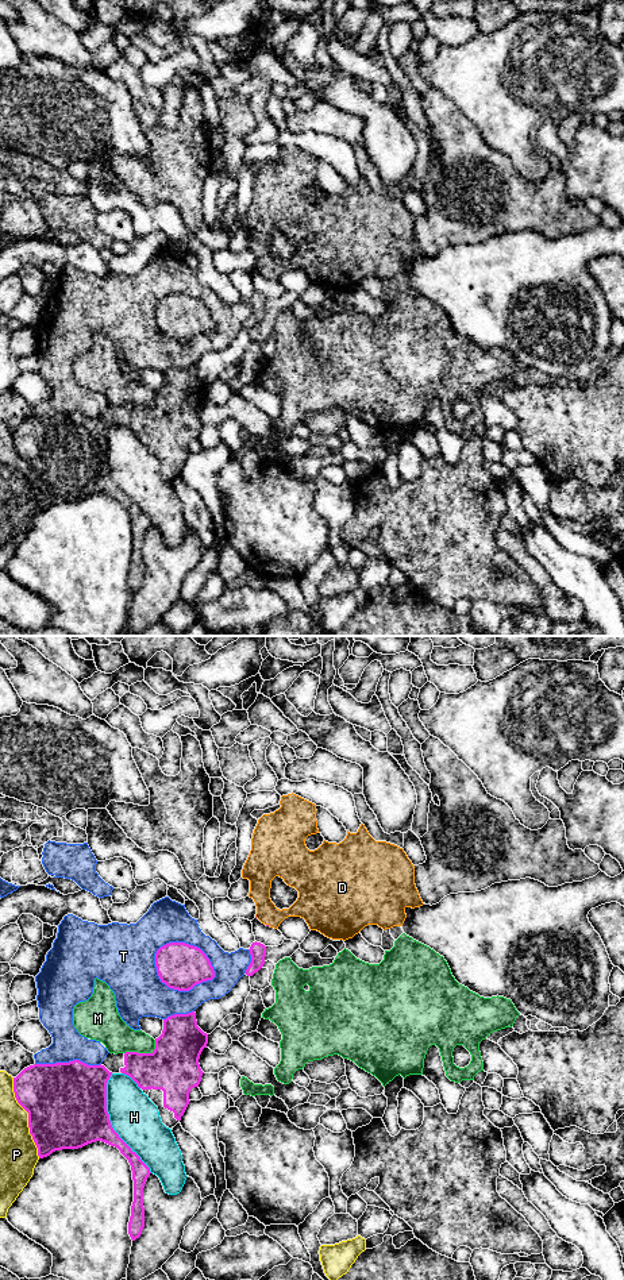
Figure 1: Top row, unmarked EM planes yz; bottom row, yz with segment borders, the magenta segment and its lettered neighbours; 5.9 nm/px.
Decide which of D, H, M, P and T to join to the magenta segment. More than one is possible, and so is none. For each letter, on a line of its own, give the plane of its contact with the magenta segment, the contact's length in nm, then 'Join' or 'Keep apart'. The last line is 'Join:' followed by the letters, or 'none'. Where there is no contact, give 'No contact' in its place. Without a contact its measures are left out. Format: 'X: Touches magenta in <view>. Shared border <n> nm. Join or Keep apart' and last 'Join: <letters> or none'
D: No contact. Join
H: Touches magenta in yz. Shared border 650 nm. Keep apart
M: Touches magenta in yz. Shared border 200 nm. Keep apart
P: Touches magenta in yz. Shared border 500 nm. Keep apart
T: Touches magenta in yz. Shared border 400 nm. Keep apart
Join: D

